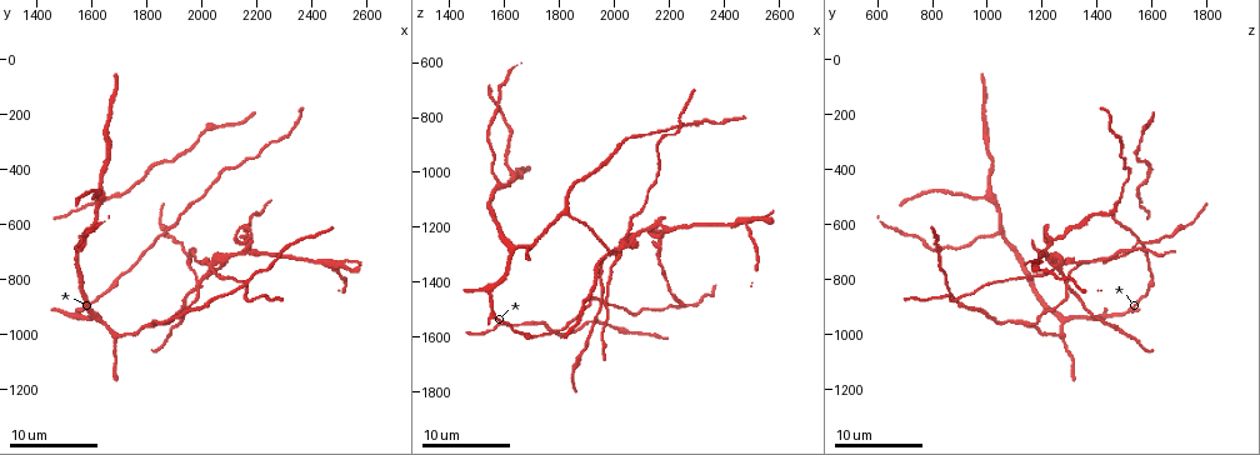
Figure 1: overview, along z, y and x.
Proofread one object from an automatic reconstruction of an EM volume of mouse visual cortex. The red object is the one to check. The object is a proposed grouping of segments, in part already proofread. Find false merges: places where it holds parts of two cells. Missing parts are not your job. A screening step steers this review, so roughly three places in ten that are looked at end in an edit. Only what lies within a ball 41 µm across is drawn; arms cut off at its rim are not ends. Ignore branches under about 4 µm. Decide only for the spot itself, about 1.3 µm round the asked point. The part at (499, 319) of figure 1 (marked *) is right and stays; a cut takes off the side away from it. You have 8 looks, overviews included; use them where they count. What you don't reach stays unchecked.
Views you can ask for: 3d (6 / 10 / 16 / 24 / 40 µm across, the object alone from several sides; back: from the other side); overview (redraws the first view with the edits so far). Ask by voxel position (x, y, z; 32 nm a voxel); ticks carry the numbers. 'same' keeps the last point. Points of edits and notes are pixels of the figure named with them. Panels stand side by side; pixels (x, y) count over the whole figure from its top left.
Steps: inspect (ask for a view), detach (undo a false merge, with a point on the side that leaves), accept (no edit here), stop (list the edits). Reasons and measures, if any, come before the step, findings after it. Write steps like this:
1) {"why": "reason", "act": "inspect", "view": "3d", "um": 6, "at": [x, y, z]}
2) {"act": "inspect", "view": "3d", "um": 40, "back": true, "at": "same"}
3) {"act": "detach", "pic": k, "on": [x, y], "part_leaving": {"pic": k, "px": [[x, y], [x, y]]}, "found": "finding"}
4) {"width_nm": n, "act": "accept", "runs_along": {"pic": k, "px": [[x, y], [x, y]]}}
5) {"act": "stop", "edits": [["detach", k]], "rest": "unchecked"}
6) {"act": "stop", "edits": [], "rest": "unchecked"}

{"why": "three arms meet", "act": "inspect", "view": "3d", "um": 16, "at": [1830, 960, 1150]}

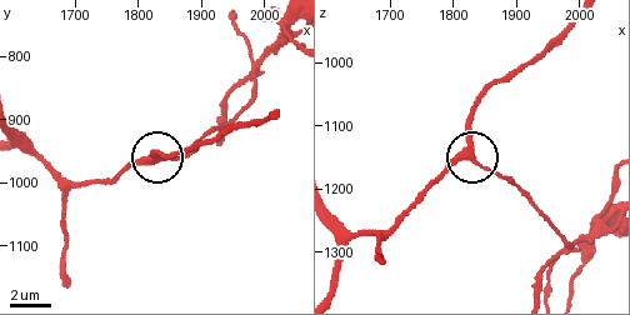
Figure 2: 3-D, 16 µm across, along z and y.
{"why": "other side", "act": "inspect", "view": "3d", "um": 16, "back": true, "at": "same"}

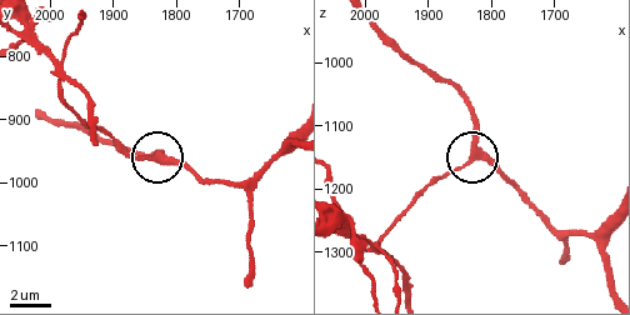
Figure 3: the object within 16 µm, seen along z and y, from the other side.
{"width_nm": 290, "act": "accept", "runs_along": {"pic": 3, "px": [[609, 259], [471, 156], [475, 110]]}, "found": "one cell here"}

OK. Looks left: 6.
{"why": "arms run side by side", "act": "inspect", "view": "3d", "um": 10, "at": [1960, 830, 1310]}

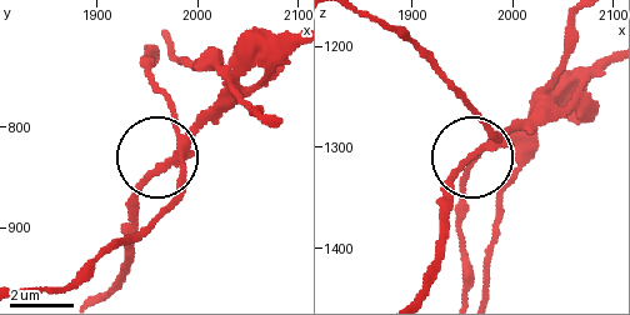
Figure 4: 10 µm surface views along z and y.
{"side_arm_um": 14, "act": "detach", "pic": 4, "on": [214, 115], "part_leaving": {"pic": 4, "px": [[183, 146], [256, 69], [288, 53]]}, "found": "a second cell is stuck on"}

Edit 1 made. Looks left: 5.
{"why": "a fork", "act": "inspect", "view": "3d", "um": 6, "at": [1650, 960, 1270]}

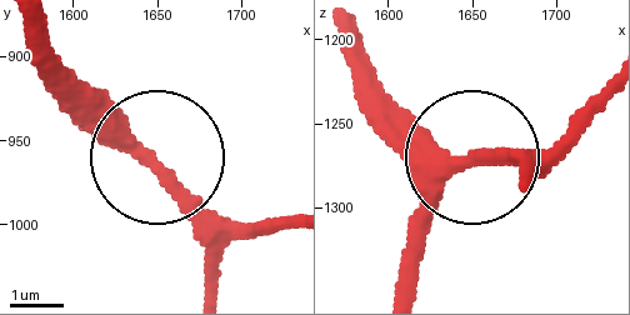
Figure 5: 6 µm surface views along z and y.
{"width_nm": 320, "act": "accept", "runs_along": {"pic": 5, "px": [[396, 281], [409, 228], [463, 165], [369, 71]]}, "found": "continuous, no second cell"}

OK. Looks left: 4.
{"why": "small branch off a trunk", "act": "inspect", "view": "3d", "um": 10, "at": [1580, 640, 1030]}

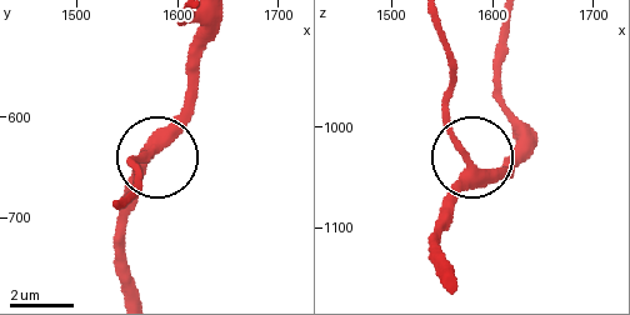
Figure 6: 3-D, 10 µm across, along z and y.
{"act": "inspect", "view": "3d", "um": 6, "at": [1576, 632, 1038]}

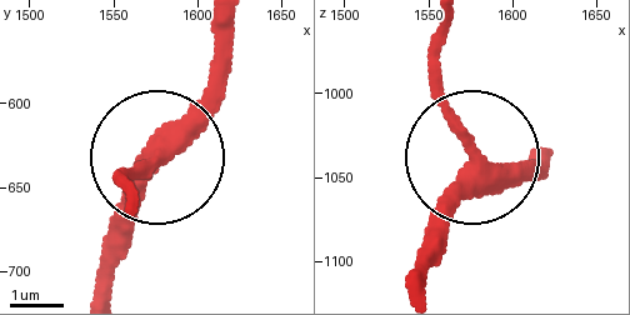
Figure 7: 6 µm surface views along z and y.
{"act": "accept", "runs_along": {"pic": 7, "px": [[421, 281], [430, 214], [475, 146], [444, 93], [435, 30]]}, "found": "one cell here"}

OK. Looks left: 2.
{"act": "stop", "edits": [["detach", 4]], "rest": "unchecked"}

